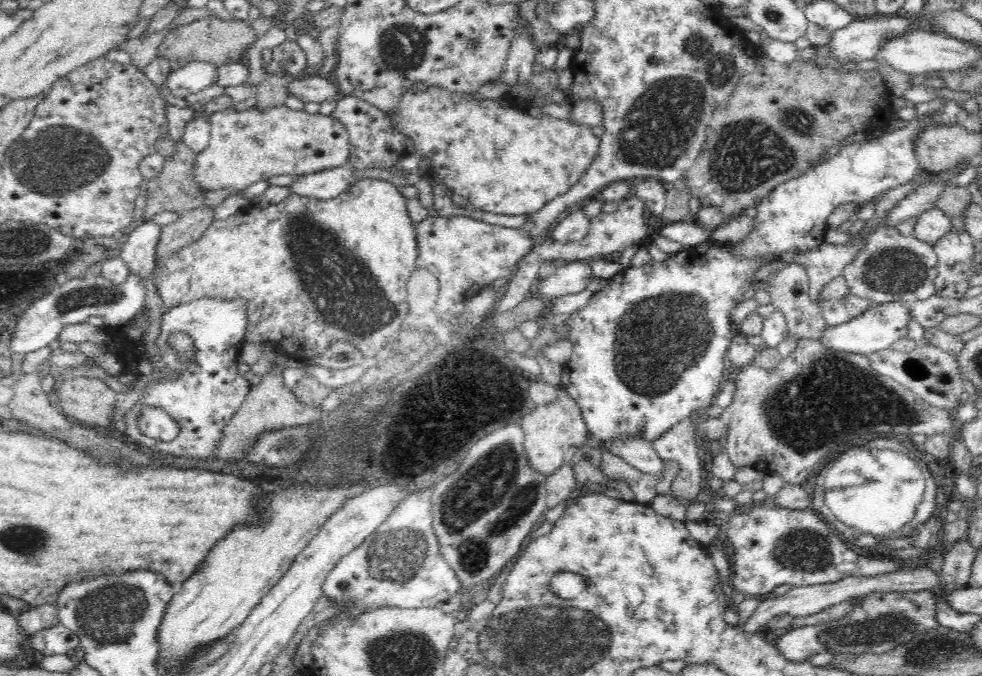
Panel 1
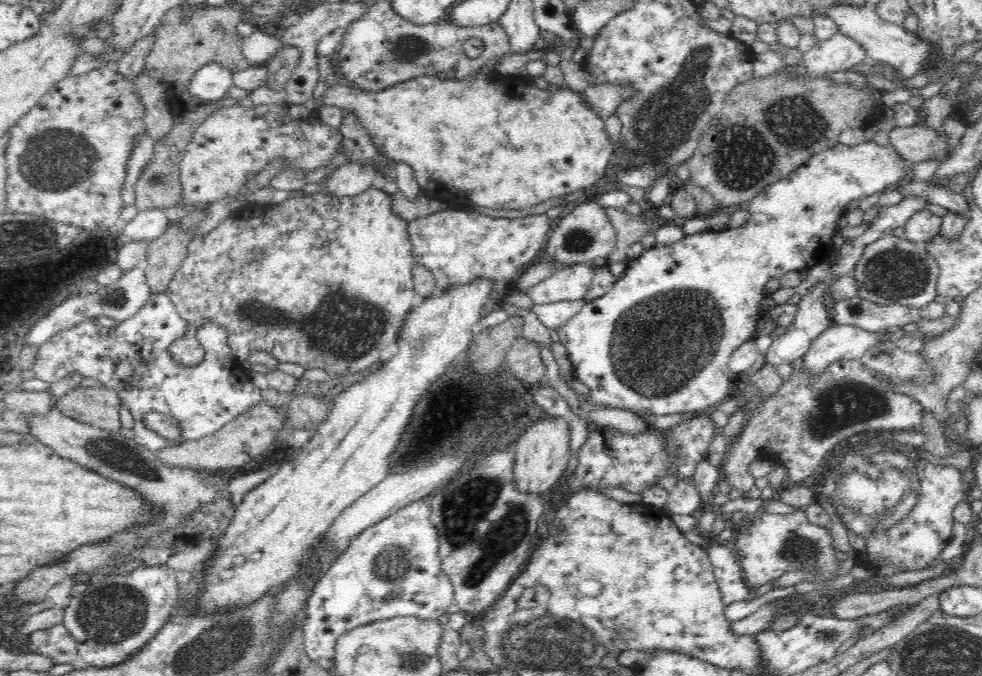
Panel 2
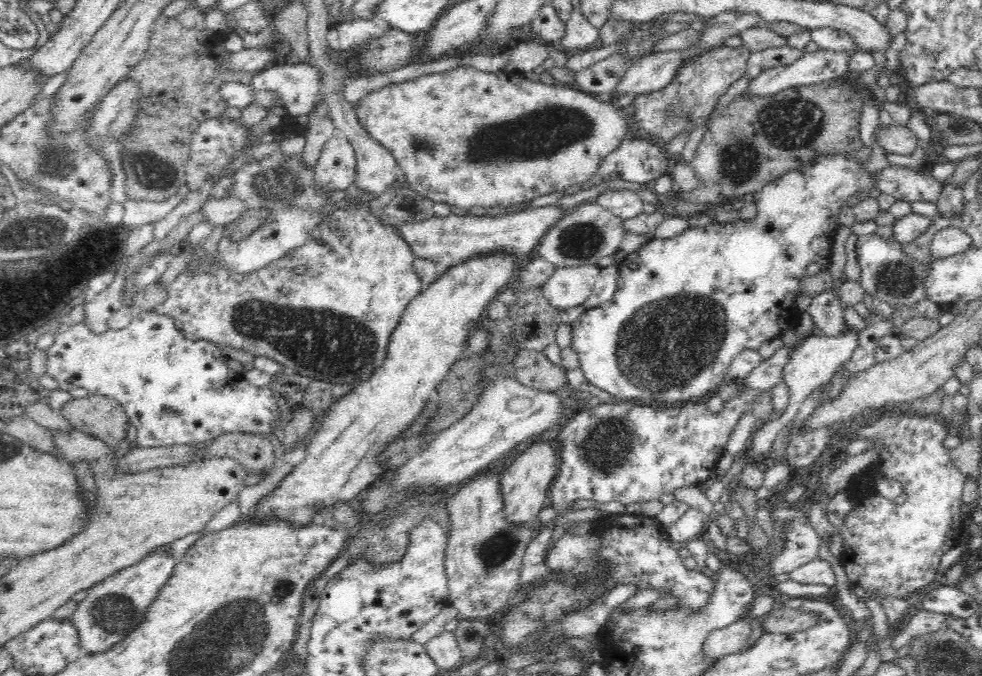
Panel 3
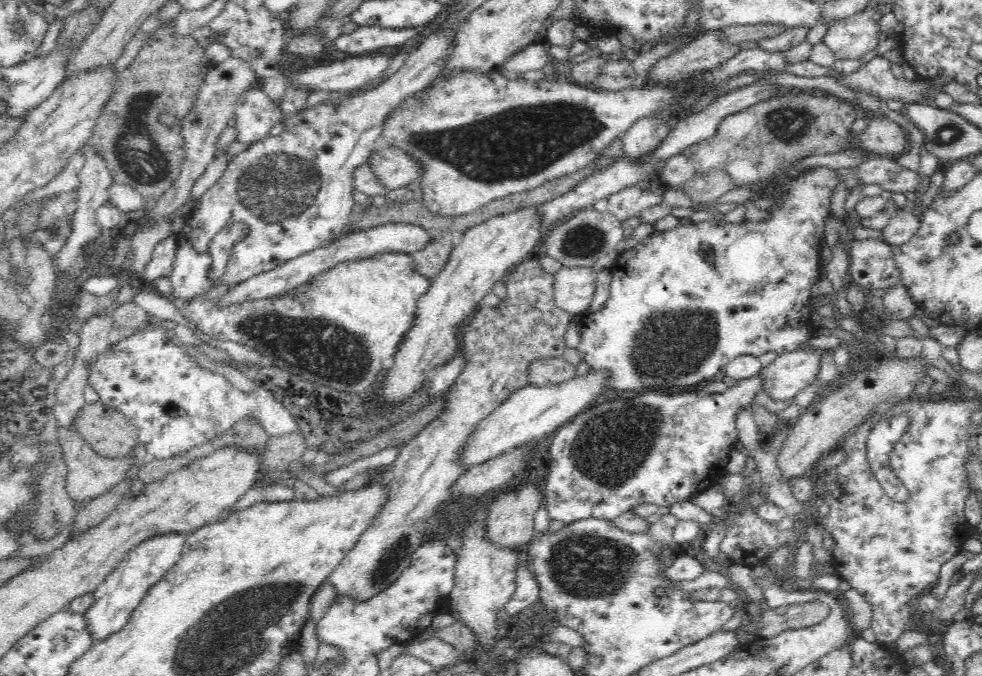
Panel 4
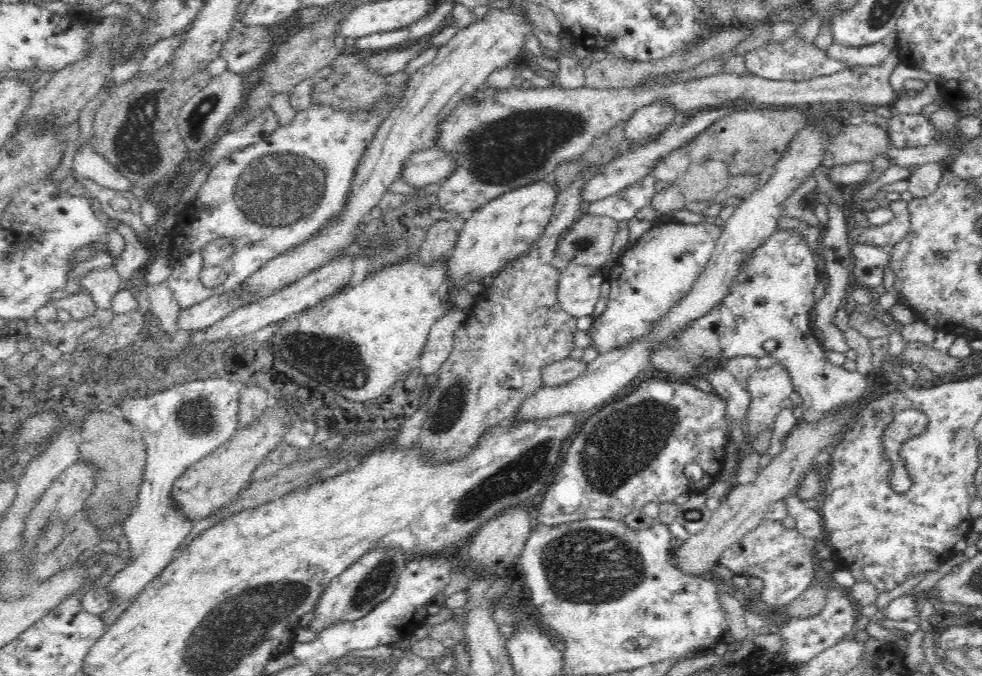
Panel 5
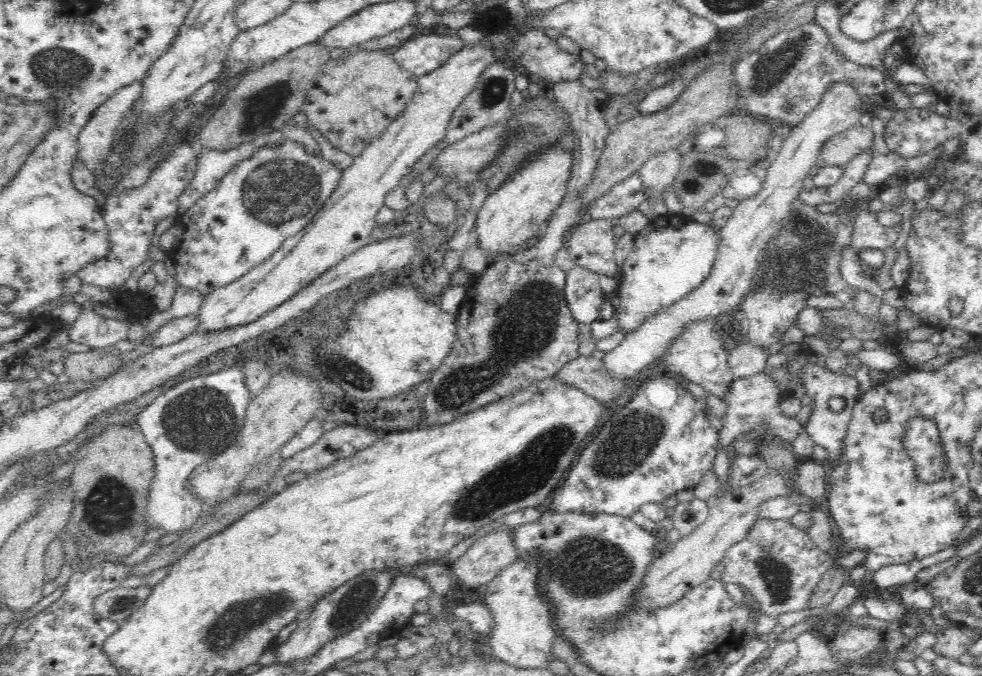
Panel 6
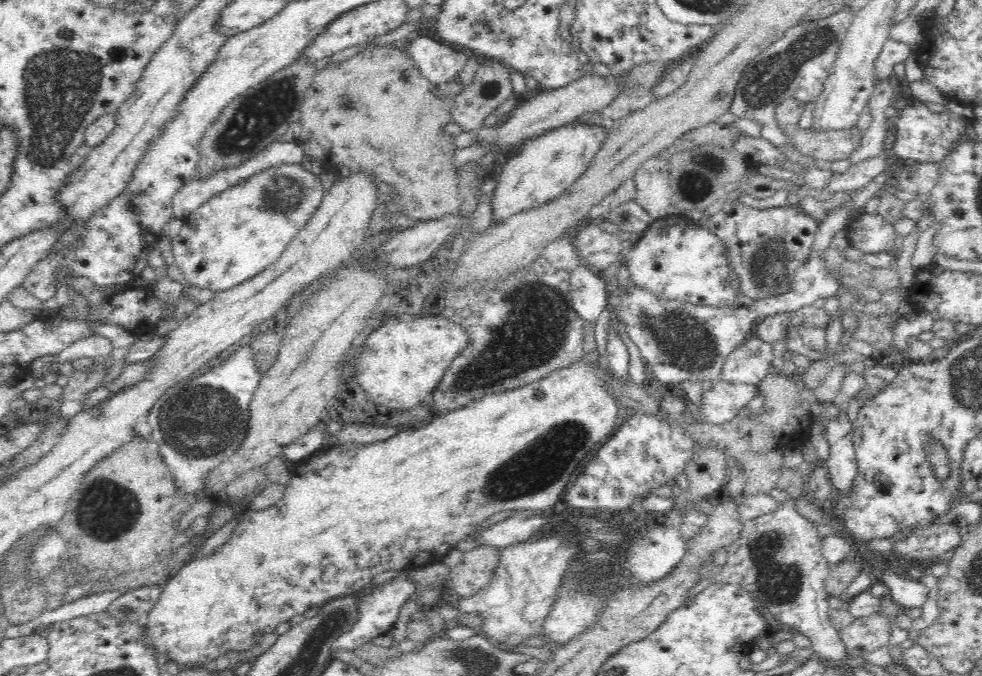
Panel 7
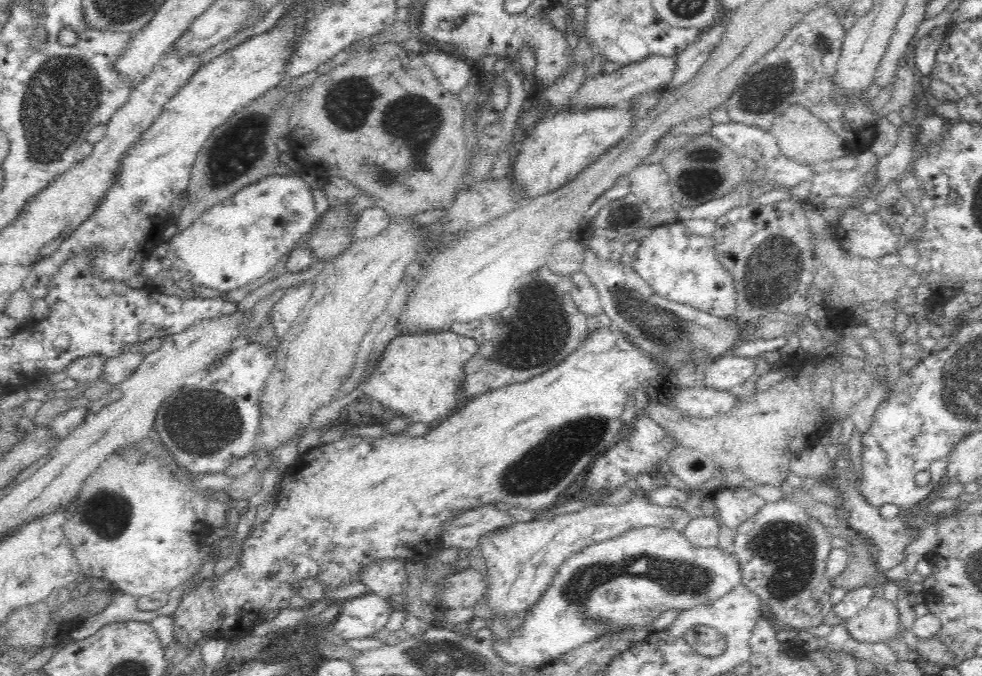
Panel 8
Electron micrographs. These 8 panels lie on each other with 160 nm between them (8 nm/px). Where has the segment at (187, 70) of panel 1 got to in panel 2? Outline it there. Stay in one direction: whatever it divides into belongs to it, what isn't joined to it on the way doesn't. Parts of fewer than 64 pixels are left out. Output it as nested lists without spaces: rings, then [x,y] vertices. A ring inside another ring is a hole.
[[[208,63],[197,70],[188,84],[190,96],[203,101],[220,101],[228,98],[228,90],[234,86],[233,72],[218,63]]]

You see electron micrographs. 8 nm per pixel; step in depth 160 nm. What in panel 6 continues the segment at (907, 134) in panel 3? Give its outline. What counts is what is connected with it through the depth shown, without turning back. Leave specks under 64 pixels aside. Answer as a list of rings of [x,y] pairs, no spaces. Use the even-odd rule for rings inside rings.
[[[854,126],[826,140],[826,144],[821,148],[820,158],[826,163],[826,166],[843,168],[858,154],[868,152],[868,150],[872,151],[874,138],[870,127]]]

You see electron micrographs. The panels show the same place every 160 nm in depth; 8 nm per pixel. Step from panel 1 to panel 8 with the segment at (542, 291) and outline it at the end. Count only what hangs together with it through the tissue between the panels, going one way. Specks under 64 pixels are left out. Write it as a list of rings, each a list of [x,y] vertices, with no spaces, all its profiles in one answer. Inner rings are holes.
[[[583,271],[576,272],[570,277],[573,286],[571,290],[573,302],[585,315],[590,316],[592,320],[596,320],[596,316],[603,312],[603,304],[597,288]]]

